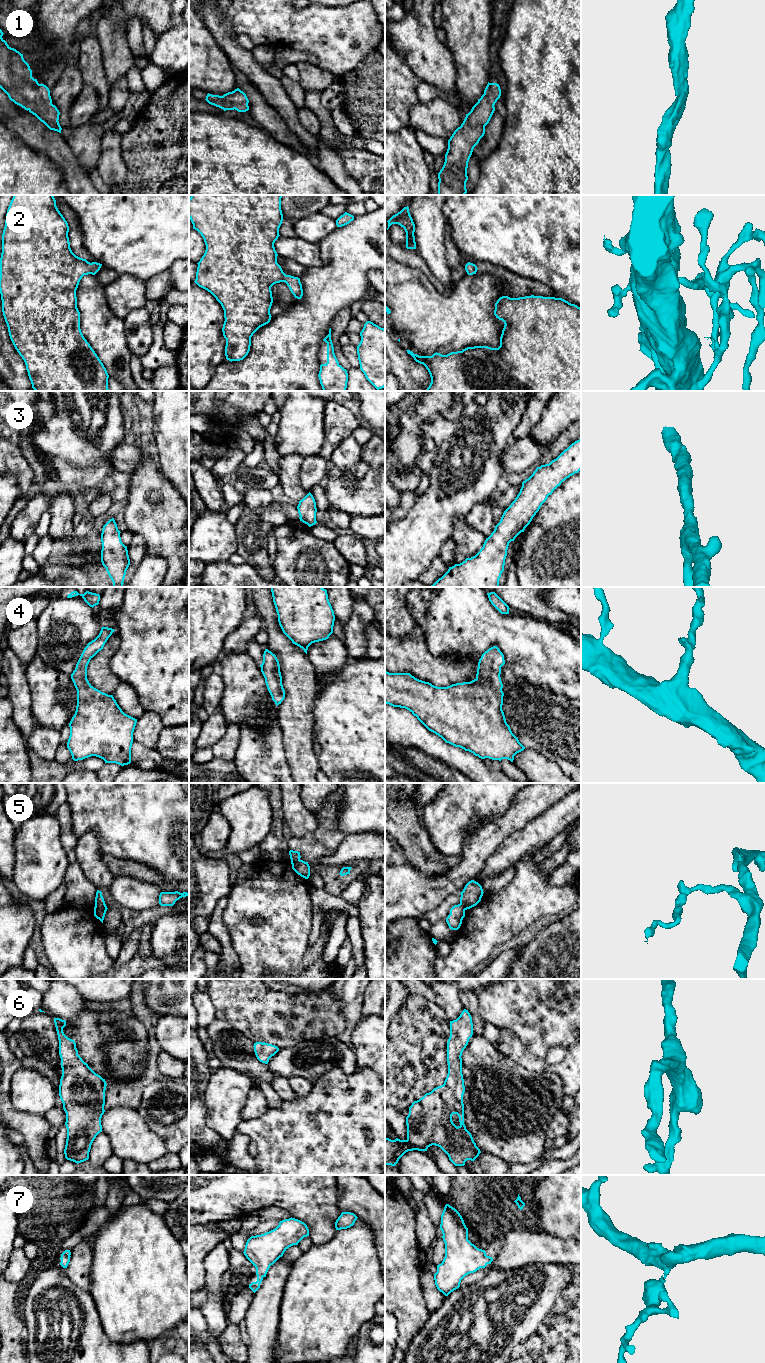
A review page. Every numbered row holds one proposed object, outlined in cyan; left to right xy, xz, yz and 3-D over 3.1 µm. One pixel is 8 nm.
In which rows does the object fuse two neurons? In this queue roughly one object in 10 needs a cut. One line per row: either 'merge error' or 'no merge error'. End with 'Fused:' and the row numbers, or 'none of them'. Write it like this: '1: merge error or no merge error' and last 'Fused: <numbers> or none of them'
1: no merge error
2: no merge error
3: no merge error
4: no merge error
5: merge error
6: no merge error
7: no merge error
Fused: 5

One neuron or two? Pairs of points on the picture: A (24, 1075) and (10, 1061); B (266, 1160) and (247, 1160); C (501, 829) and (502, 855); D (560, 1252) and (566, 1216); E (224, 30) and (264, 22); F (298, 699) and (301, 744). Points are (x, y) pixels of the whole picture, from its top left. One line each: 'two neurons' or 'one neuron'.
A: two neurons
B: two neurons
C: two neurons
D: two neurons
E: two neurons
F: one neuron

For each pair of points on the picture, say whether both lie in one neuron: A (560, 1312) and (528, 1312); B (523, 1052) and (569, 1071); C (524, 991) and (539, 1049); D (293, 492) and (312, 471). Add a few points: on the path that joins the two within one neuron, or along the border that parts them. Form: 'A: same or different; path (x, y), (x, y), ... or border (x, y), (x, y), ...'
A: different; border (561, 1292), (544, 1320), (534, 1331)
B: same; path (534, 1063), (542, 1067), (558, 1068)
C: same; path (537, 1005), (539, 1035)
D: different; border (302, 460), (299, 483), (308, 491)

